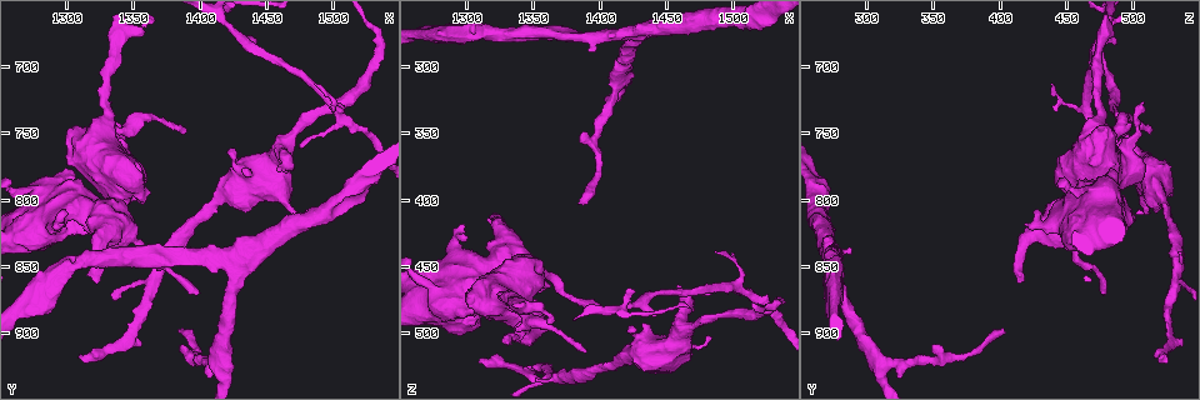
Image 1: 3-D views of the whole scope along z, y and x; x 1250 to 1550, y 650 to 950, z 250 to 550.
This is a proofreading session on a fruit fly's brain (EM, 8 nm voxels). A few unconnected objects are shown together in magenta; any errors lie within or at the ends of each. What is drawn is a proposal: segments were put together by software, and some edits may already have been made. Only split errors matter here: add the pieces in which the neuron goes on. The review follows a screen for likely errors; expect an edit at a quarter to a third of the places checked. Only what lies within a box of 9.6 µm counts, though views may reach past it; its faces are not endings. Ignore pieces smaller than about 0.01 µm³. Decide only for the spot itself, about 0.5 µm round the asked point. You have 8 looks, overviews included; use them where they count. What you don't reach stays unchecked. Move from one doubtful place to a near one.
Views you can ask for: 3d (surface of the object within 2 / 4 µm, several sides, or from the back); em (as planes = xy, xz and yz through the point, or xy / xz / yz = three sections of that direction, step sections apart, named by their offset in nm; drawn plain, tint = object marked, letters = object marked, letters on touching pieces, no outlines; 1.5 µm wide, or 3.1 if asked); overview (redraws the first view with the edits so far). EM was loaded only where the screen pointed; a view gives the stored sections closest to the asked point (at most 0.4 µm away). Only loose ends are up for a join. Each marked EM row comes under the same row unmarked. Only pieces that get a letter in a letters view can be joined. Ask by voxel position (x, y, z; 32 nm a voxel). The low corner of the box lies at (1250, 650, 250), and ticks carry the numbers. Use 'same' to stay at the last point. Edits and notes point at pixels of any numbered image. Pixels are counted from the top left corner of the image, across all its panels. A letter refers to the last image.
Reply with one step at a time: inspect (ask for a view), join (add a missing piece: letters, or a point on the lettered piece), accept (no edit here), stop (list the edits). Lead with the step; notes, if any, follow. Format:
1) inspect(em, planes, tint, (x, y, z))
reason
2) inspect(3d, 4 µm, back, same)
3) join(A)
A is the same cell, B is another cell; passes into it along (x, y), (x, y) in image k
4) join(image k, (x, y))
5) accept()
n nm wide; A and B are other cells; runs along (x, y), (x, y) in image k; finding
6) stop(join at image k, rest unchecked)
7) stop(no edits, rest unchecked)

inspect(em, xy, step 4, tint, (1386, 898, 402))

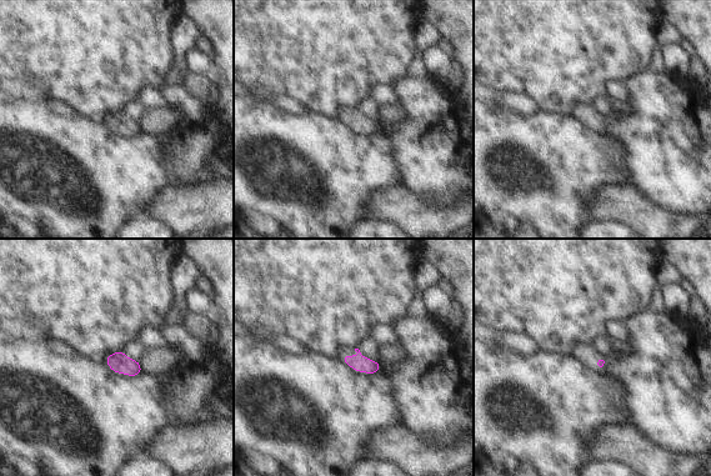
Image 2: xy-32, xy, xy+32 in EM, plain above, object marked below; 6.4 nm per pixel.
inspect(em, yz, step 8, letters, same)
another direction

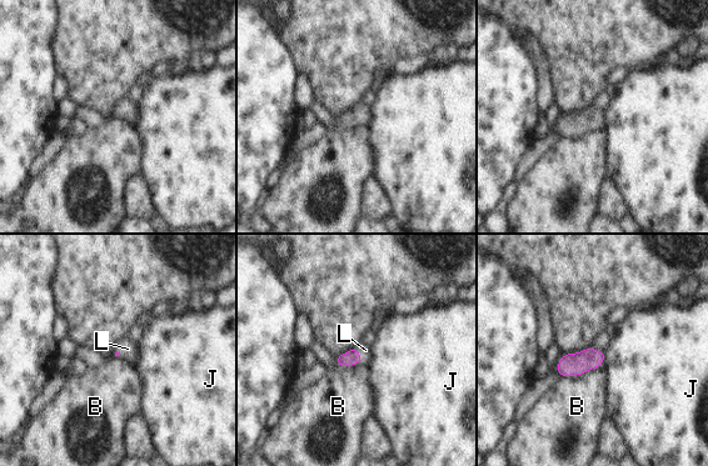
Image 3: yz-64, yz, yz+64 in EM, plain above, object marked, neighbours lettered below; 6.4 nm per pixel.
join(L)
L is the same cell, B and J are other cells; passes into it along (352, 357), (360, 355), (365, 350) in image 3; the neuron continues

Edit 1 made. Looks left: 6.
inspect(overview)
see it whole again

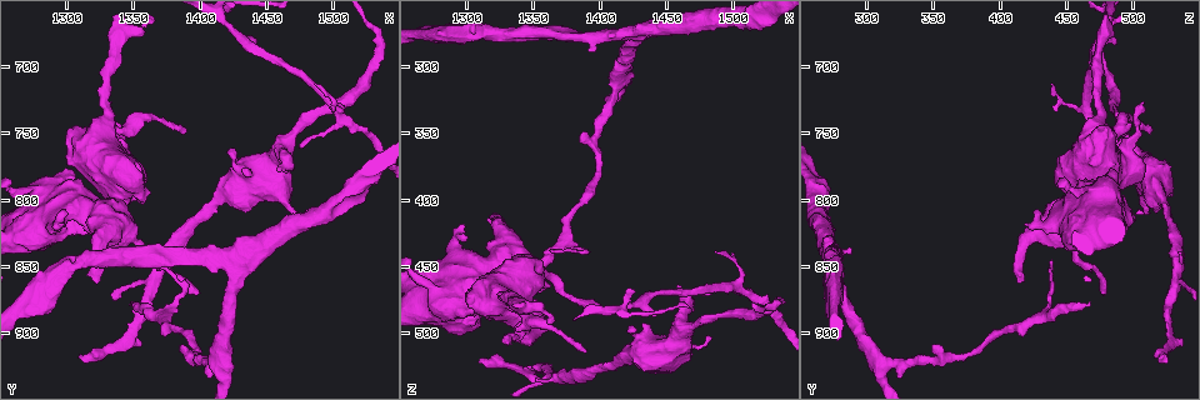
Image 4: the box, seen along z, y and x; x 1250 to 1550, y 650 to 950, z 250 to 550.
inspect(3d, 2 µm, (1324, 860, 414))
an open end

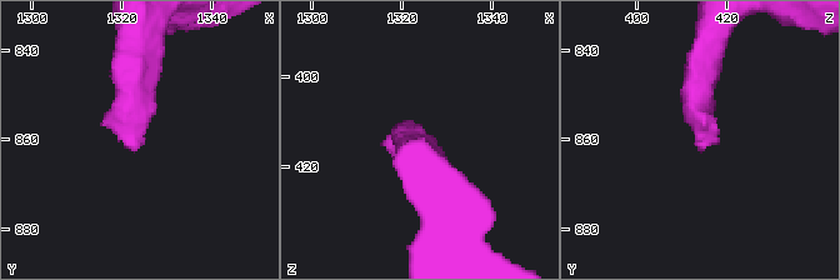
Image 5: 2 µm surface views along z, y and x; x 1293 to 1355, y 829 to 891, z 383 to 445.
inspect(em, planes, letters, (1323, 862, 414))

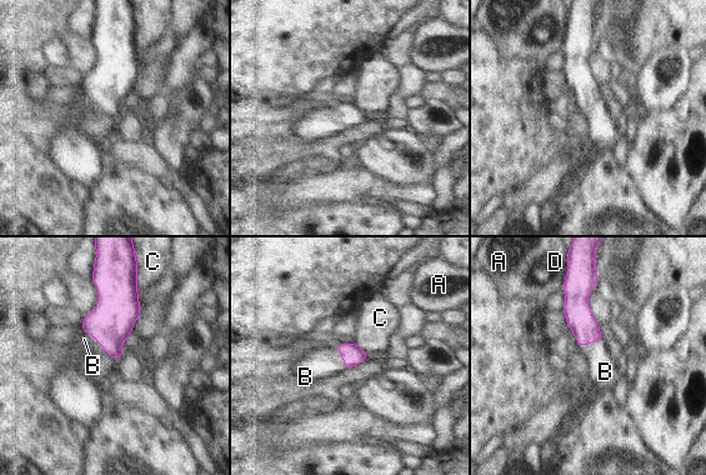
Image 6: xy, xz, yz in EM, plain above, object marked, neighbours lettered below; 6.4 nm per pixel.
join(B)
B is the same cell, A, C and D are other cells; it goes on there

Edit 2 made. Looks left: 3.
inspect(overview)
redraw

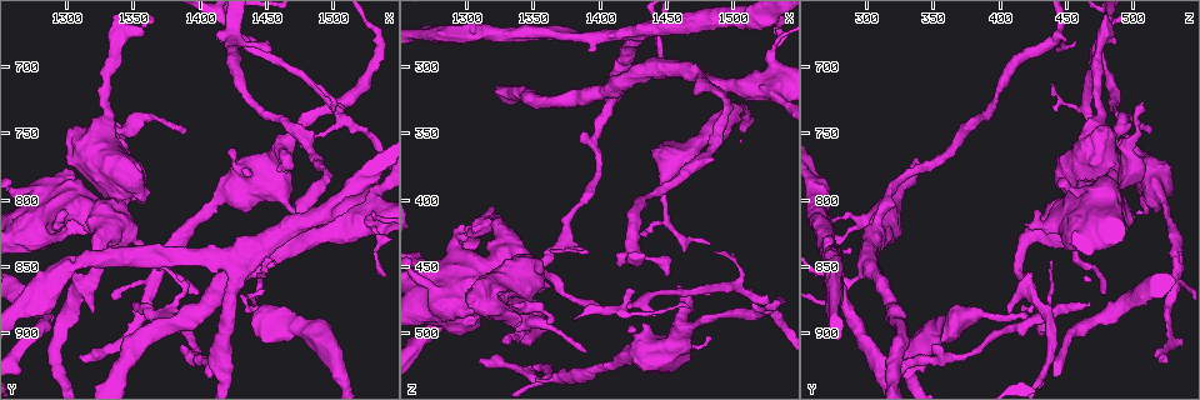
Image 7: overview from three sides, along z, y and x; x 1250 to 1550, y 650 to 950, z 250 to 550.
inspect(3d, 4 µm, (1484, 812, 504))
thin end

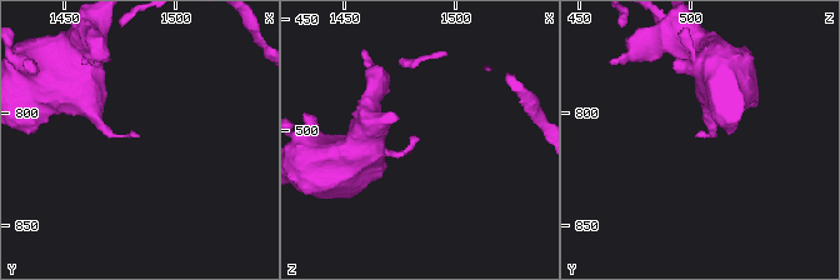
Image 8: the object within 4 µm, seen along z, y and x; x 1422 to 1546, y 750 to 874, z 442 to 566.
inspect(em, planes, letters, (1484, 810, 503))

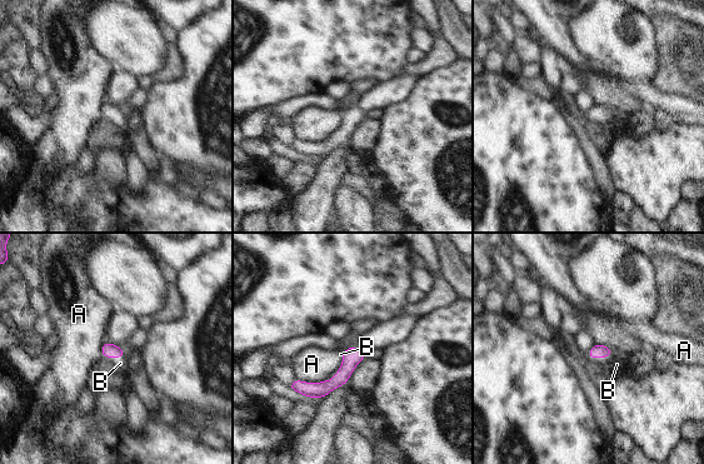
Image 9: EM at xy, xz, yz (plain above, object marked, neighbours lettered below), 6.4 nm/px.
join(B)
B is the same cell, A is another cell; passes into it along (598, 350), (599, 357), (617, 364) in image 9; it goes on there

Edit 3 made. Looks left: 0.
stop(join at image 3, join at image 6, join at image 9, rest unchecked)

